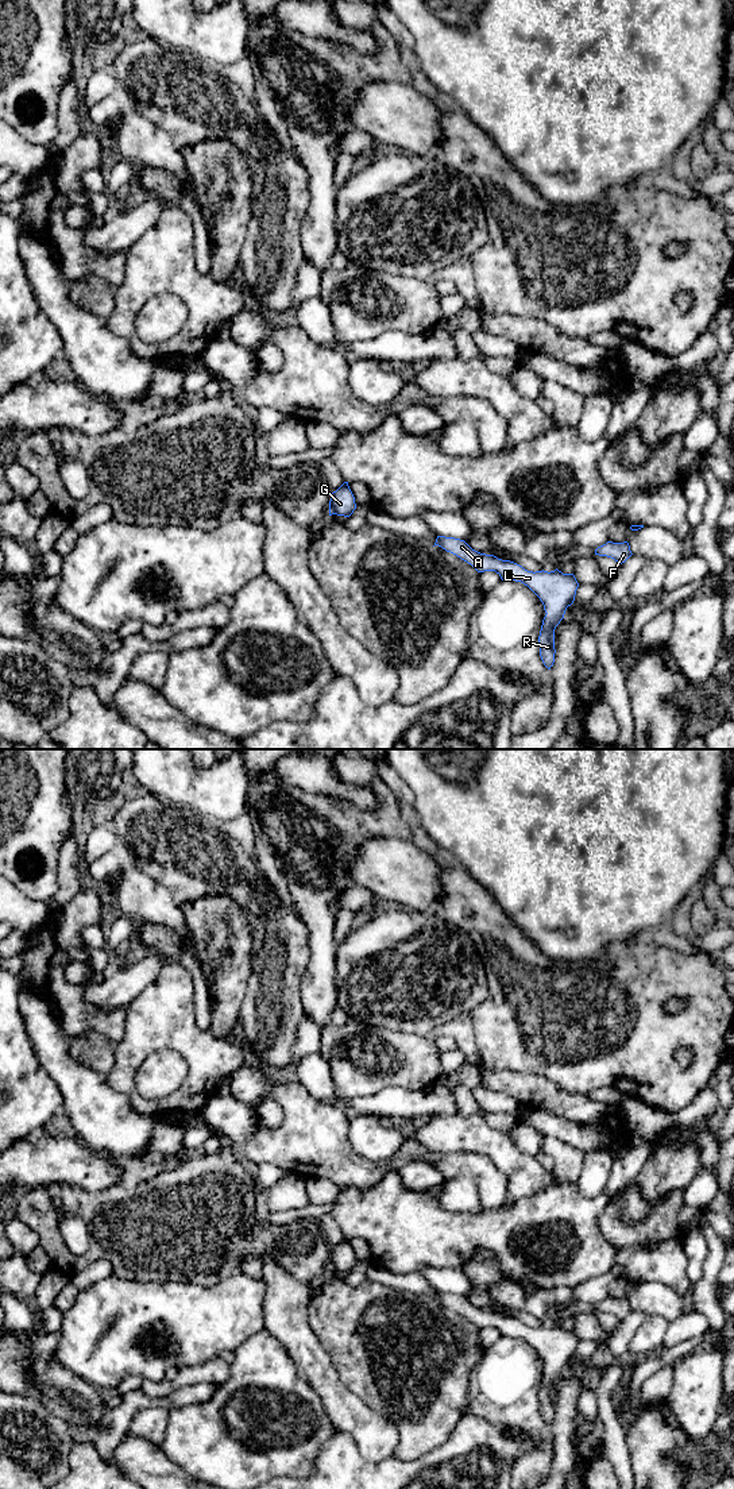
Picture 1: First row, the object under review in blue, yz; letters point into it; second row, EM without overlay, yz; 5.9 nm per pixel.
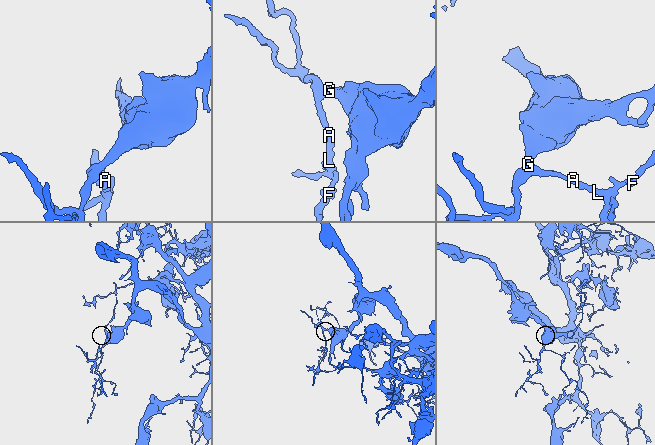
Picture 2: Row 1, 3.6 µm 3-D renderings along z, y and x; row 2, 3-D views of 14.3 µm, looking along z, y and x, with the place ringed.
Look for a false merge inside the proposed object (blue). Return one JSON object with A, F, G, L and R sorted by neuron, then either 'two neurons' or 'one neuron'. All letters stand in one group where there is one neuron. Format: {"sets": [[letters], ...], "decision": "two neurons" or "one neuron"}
{"sets": [["A", "F", "G", "L", "R"]], "decision": "one neuron"}

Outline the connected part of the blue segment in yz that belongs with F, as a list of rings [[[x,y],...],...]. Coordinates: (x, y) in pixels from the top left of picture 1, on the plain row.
[[[607,1297],[606,1300],[595,1305],[595,1311],[607,1312],[618,1318],[619,1320],[625,1319],[633,1309],[627,1297],[613,1299]]]

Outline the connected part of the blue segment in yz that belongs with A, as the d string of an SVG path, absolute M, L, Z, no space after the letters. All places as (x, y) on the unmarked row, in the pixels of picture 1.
M437 1292L434 1301L441 1303L447 1308L451 1308L460 1314L461 1316L471 1320L478 1328L484 1327L495 1327L502 1336L515 1336L521 1338L525 1342L528 1342L542 1358L545 1373L542 1376L540 1392L538 1392L538 1401L540 1401L540 1412L544 1419L544 1422L550 1426L550 1423L555 1419L555 1385L560 1380L560 1377L564 1374L565 1366L568 1362L571 1362L575 1357L576 1346L579 1343L579 1339L573 1330L563 1330L557 1324L555 1327L528 1327L522 1322L510 1318L510 1316L502 1316L498 1315L494 1311L486 1311L480 1309L475 1305L472 1305L464 1296L455 1295L455 1293L445 1293L445 1292Z

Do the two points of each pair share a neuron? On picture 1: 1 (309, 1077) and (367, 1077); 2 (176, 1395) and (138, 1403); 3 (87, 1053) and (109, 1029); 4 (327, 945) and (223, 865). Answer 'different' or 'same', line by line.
1: different
2: same
3: different
4: different

